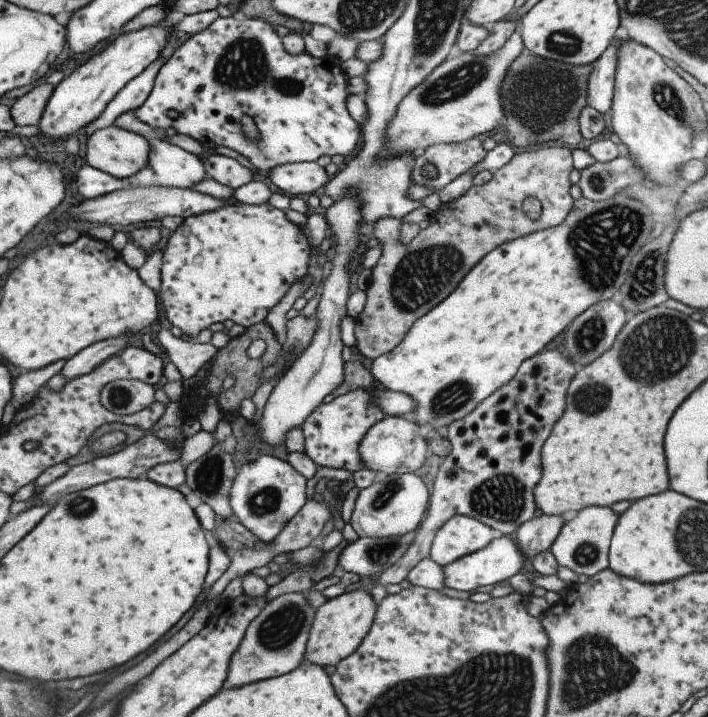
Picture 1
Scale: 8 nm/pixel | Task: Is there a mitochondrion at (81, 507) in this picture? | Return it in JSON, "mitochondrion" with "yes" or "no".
{"mitochondrion":"yes"}

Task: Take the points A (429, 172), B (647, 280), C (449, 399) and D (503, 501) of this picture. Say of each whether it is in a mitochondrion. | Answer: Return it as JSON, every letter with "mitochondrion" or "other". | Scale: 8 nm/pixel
{"A":"mitochondrion","B":"mitochondrion","C":"mitochondrion","D":"mitochondrion"}

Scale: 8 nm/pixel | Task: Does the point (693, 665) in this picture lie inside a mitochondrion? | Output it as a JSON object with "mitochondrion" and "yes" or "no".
{"mitochondrion":"no"}

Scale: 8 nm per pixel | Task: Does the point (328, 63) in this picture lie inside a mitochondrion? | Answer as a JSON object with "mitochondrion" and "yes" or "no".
{"mitochondrion":"no"}

